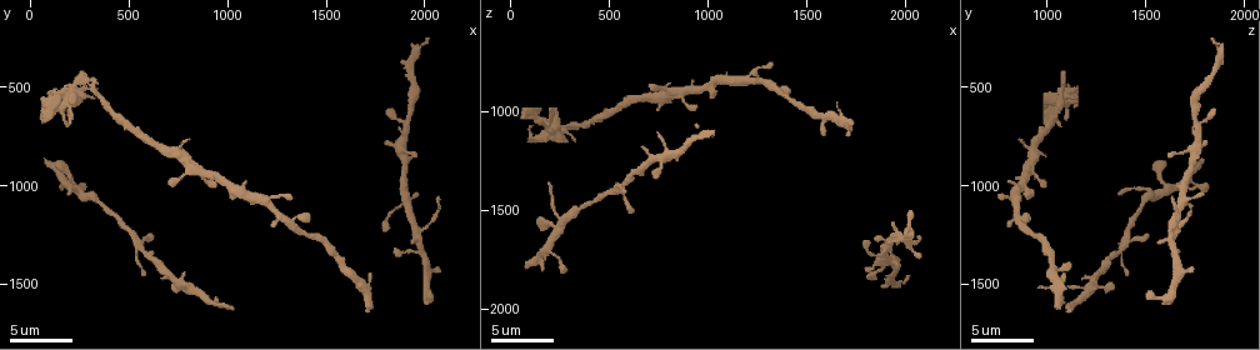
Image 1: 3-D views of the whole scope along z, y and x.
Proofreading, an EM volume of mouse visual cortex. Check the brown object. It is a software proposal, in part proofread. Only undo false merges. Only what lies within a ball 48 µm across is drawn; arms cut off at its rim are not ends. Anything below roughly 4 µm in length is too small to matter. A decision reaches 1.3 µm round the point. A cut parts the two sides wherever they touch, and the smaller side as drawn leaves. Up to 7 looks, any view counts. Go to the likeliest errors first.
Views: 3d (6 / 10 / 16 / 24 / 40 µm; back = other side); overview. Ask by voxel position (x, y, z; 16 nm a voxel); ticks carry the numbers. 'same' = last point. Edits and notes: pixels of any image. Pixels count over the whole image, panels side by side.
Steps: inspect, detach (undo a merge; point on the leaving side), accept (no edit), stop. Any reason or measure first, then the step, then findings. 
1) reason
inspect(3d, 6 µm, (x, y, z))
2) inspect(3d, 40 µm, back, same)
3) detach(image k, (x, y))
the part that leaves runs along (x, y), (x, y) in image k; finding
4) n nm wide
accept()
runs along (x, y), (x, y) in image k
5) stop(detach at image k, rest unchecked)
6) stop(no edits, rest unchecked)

four-way junction
inspect(3d, 10 µm, (310, 510, 1070))

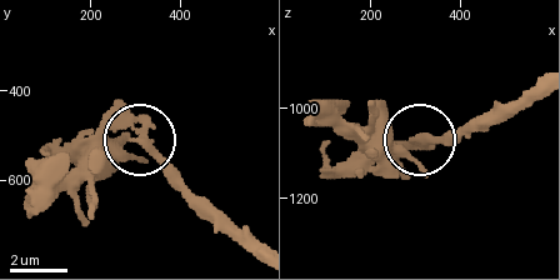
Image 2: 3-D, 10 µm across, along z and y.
300 nm wide
detach(image 2, (96, 136))
the part that leaves runs along (135, 120), (116, 126), (30, 218) in image 2; two neurons meet here

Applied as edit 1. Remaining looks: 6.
three arms meet
inspect(3d, 10 µm, (1930, 350, 1880))

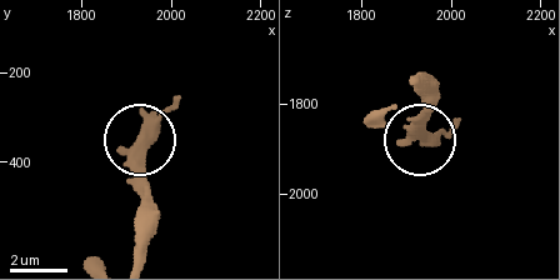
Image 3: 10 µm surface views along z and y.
380 nm wide
accept()
continuous, no second neuron

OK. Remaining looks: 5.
four or more arms meet
inspect(3d, 16 µm, (1920, 1090, 1700))

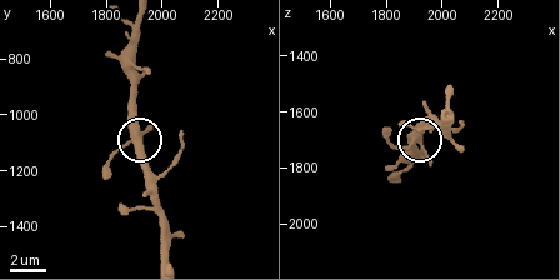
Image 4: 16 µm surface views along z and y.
inspect(3d, 6 µm, same)

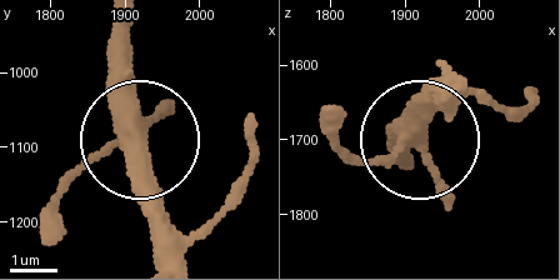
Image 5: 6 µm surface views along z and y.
4 arms
accept()
one neuron here

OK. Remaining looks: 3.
stop(detach at image 2, rest unchecked)

